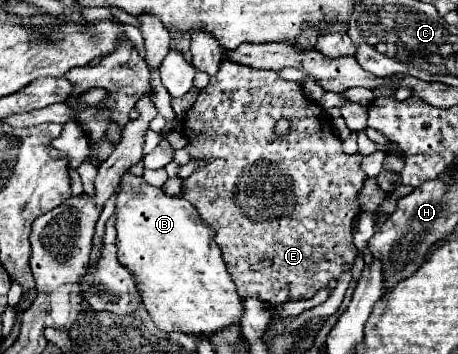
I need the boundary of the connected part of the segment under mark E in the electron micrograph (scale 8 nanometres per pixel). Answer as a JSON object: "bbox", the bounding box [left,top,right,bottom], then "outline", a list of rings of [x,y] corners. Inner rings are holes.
{"bbox":[181,61,367,305],"outline":[[[223,61],[219,73],[211,77],[195,105],[187,111],[183,131],[189,139],[191,157],[207,159],[207,167],[197,169],[183,181],[181,197],[193,203],[203,221],[215,229],[215,241],[243,299],[257,297],[269,305],[311,299],[331,279],[341,277],[341,273],[353,267],[353,227],[359,215],[357,191],[367,177],[359,167],[363,155],[343,151],[343,141],[335,133],[331,117],[321,105],[305,97],[299,83],[285,81],[275,71]],[[281,117],[291,121],[291,131],[287,137],[277,139],[273,129]],[[263,259],[269,259],[271,265],[253,269]]]}

